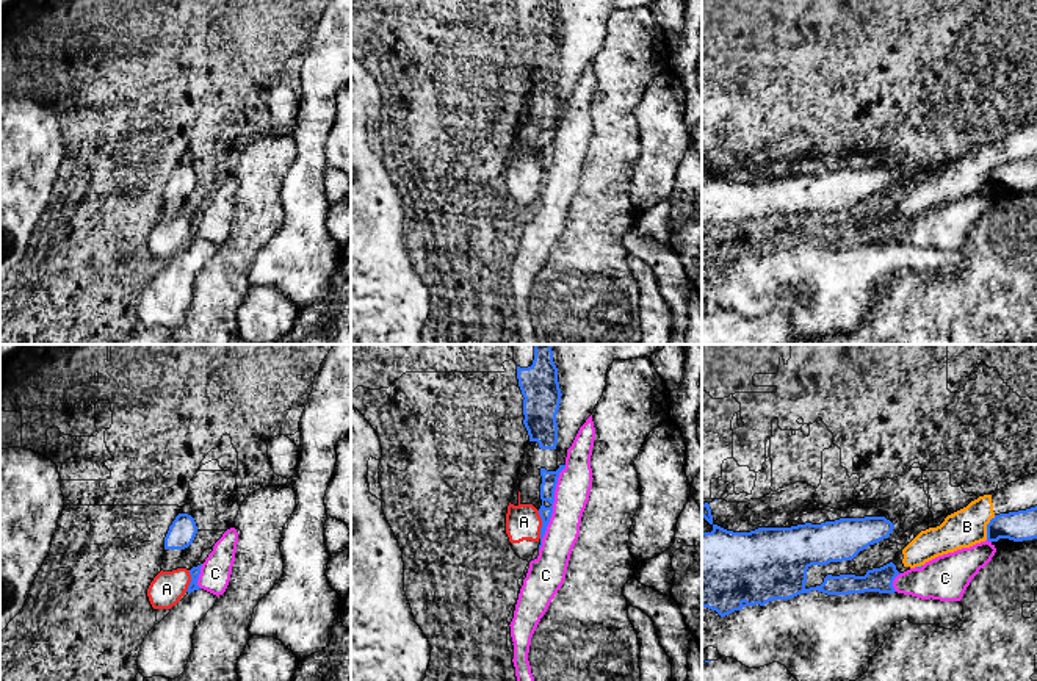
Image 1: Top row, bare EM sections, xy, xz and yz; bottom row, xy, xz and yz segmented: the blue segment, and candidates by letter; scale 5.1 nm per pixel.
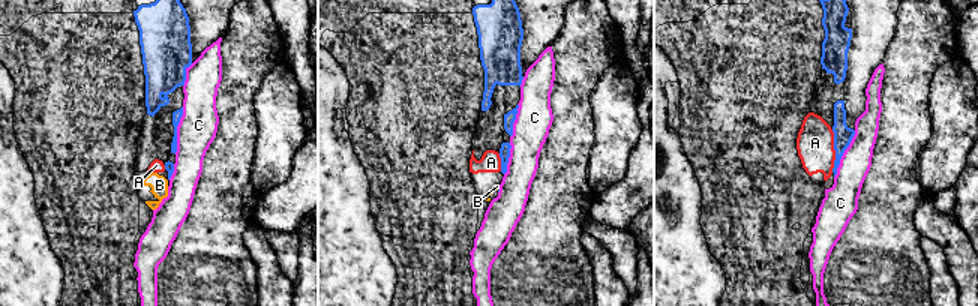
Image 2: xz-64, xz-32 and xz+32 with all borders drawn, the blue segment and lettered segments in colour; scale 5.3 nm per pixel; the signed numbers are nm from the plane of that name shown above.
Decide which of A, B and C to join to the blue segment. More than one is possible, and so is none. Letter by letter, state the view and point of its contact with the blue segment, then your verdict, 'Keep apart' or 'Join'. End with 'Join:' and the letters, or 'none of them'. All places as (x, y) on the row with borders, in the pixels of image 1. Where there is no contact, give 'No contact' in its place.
A: Touches blue at xz (542, 525). Keep apart
B: Touches blue at yz (987, 528). Keep apart
C: Touches blue at xz (552, 508). Keep apart
Join: none of them

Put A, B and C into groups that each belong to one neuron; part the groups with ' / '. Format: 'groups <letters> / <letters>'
groups A B / C

